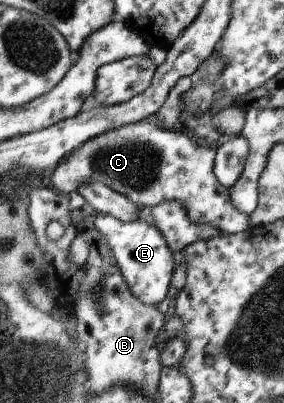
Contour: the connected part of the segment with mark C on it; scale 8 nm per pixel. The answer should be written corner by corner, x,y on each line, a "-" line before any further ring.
146,118
87,141
60,163
52,175
51,185
59,191
69,194
79,193
80,187
84,183
98,181
98,183
109,185
122,195
127,195
148,211
167,201
180,201
188,209
188,219
194,225
212,225
224,234
242,233
250,228
250,214
241,213
236,209
230,199
228,187
224,186
215,176
215,159
218,152
219,144
217,143
199,145
183,131
166,128
163,124
154,123

